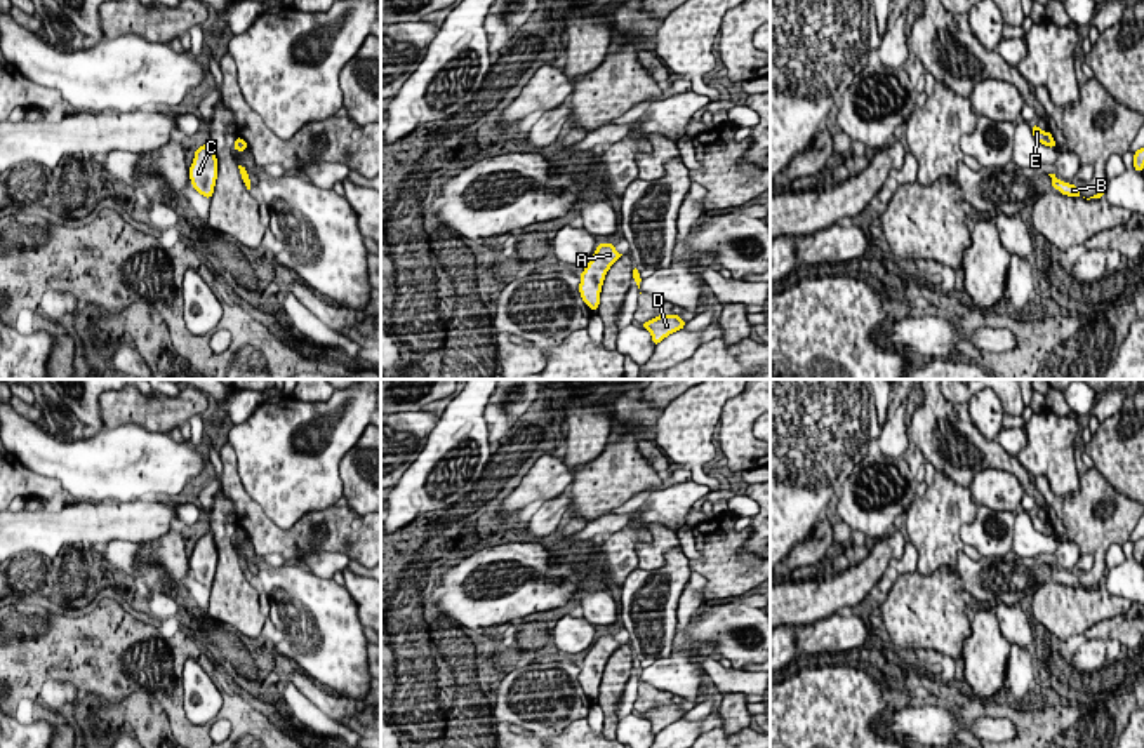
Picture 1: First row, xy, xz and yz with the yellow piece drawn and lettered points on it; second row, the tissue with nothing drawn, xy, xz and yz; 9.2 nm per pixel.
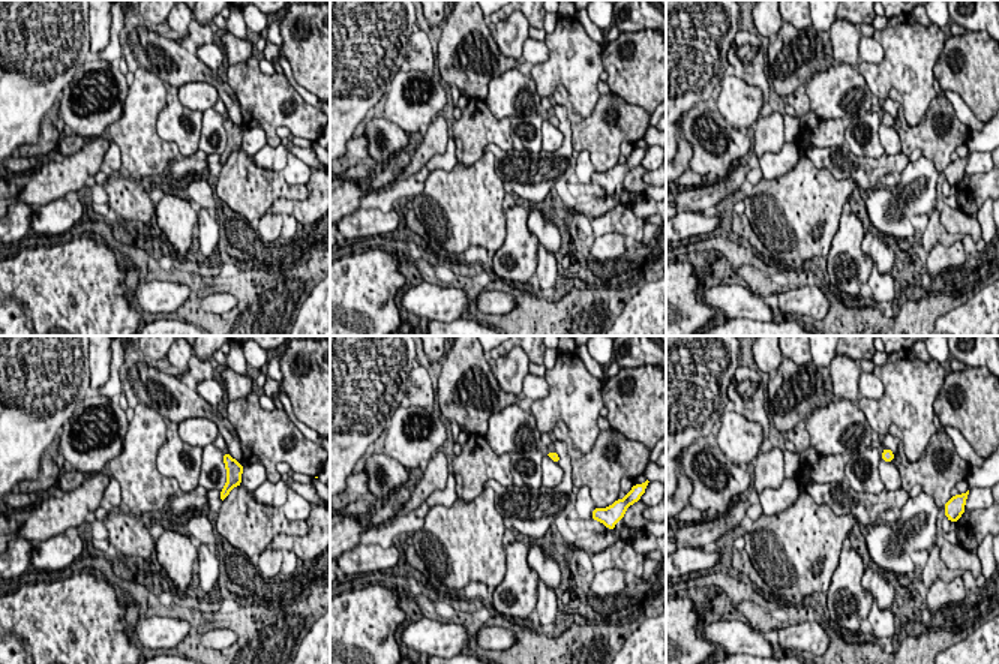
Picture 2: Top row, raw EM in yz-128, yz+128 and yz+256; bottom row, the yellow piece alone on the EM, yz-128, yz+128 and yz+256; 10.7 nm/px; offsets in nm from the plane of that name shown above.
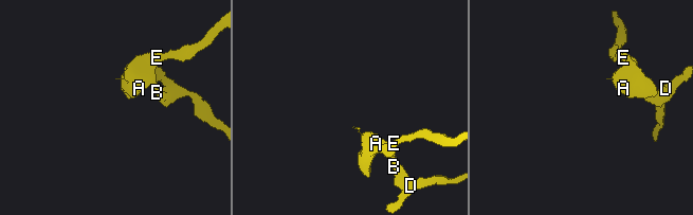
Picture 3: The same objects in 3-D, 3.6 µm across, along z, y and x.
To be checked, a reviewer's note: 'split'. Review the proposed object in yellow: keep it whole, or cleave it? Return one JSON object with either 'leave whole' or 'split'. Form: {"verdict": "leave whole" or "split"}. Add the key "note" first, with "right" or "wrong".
{"note": "wrong", "verdict": "leave whole"}

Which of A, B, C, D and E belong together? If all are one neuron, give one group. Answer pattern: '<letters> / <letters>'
A B C D E

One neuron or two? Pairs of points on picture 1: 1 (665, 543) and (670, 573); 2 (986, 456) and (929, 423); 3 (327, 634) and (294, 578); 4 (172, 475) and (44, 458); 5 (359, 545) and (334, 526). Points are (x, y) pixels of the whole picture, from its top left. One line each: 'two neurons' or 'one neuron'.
1: two neurons
2: one neuron
3: one neuron
4: one neuron
5: one neuron

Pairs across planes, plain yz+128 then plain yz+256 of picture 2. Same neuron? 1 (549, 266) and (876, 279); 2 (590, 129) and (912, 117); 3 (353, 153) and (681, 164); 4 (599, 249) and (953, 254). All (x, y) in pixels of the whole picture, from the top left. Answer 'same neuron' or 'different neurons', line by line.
1: same neuron
2: different neurons
3: same neuron
4: same neuron

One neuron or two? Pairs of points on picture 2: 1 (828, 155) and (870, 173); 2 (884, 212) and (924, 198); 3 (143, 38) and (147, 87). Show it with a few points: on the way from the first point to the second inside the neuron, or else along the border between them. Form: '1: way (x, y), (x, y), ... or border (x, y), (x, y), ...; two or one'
1: way (839, 161), (860, 168); one
2: way (894, 210), (906, 206), (914, 198); one
3: border (140, 65), (164, 84); two

